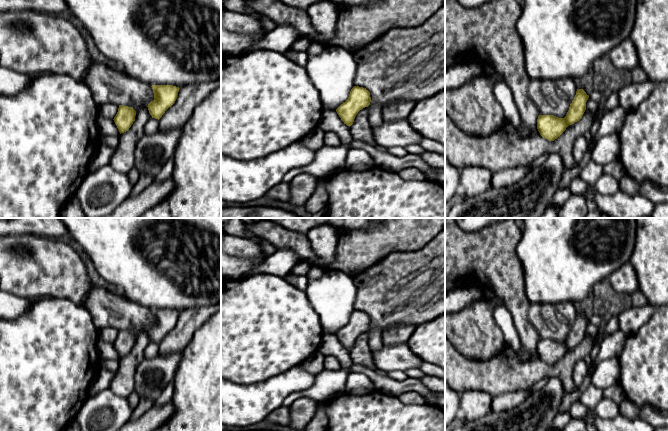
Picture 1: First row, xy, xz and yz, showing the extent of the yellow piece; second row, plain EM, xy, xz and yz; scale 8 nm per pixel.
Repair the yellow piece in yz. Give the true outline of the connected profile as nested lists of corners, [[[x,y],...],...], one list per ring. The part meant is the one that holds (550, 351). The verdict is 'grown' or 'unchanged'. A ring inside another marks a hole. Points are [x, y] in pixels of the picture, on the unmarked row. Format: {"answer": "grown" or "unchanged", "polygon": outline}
{"answer": "unchanged", "polygon": [[[577,313],[574,324],[564,342],[558,342],[554,339],[539,339],[537,353],[540,359],[549,365],[557,363],[569,349],[582,342],[588,322],[589,319],[583,313]]]}

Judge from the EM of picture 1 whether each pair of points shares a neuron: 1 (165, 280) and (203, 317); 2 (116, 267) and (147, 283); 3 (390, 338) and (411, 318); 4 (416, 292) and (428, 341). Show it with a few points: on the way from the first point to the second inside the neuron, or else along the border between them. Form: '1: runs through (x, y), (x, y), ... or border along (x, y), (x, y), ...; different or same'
1: border along (210, 305), (185, 308), (180, 312); different
2: runs through (124, 267), (131, 267), (139, 275); same
3: border along (416, 326), (410, 324), (390, 324), (382, 330); different
4: border along (434, 318), (416, 327); different

